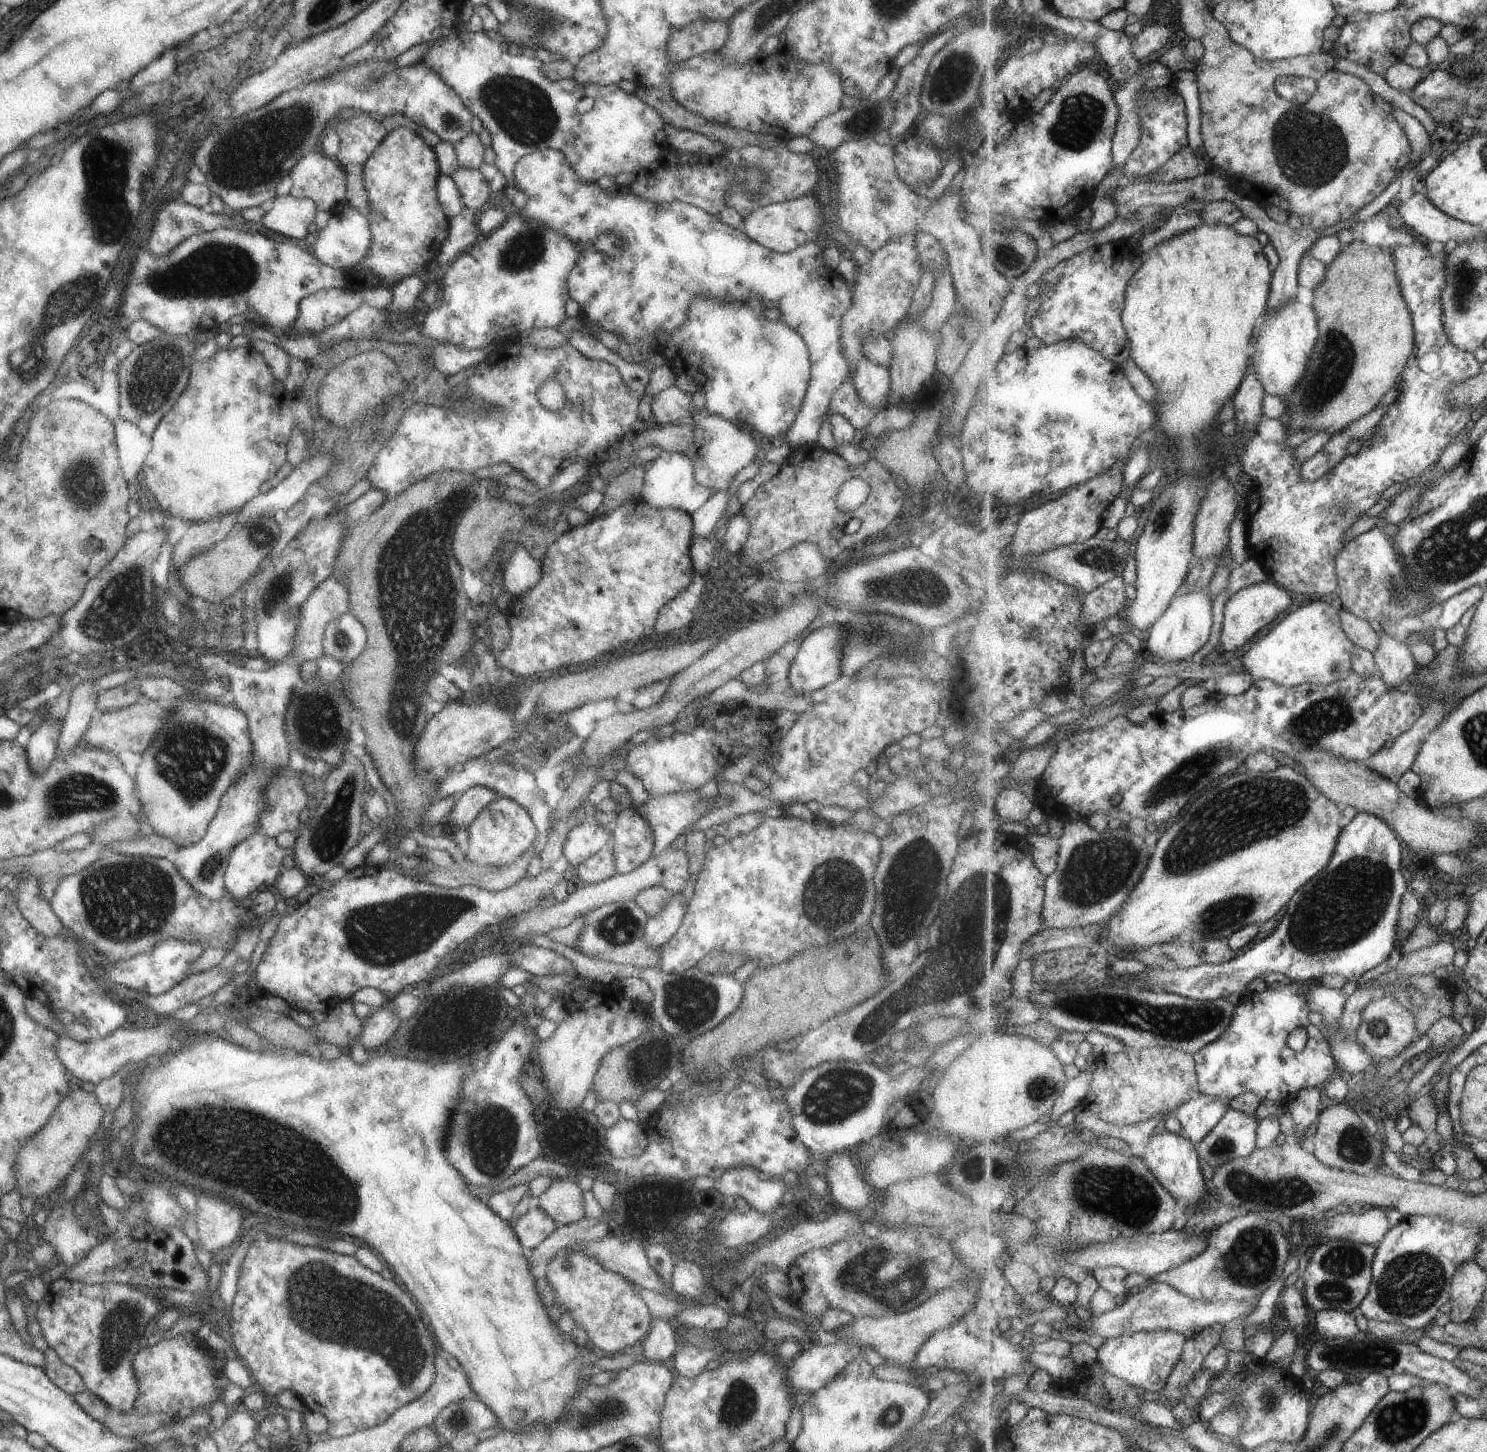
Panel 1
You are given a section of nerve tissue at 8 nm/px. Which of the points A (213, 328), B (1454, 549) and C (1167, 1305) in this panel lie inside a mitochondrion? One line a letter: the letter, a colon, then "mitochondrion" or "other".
A: other
B: mitochondrion
C: other

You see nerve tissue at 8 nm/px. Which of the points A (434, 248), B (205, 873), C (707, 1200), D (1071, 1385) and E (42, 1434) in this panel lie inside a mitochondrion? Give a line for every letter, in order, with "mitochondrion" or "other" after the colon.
A: other
B: mitochondrion
C: other
D: other
E: other

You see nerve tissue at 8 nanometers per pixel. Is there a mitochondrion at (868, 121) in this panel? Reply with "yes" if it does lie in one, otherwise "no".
yes

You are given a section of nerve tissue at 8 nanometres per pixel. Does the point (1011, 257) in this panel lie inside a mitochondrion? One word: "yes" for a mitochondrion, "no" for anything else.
yes

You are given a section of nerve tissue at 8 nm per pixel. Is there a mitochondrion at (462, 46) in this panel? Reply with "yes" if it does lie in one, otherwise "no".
no

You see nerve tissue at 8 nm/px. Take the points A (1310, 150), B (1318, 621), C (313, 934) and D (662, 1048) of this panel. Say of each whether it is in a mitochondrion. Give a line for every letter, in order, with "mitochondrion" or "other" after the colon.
A: mitochondrion
B: other
C: other
D: mitochondrion

